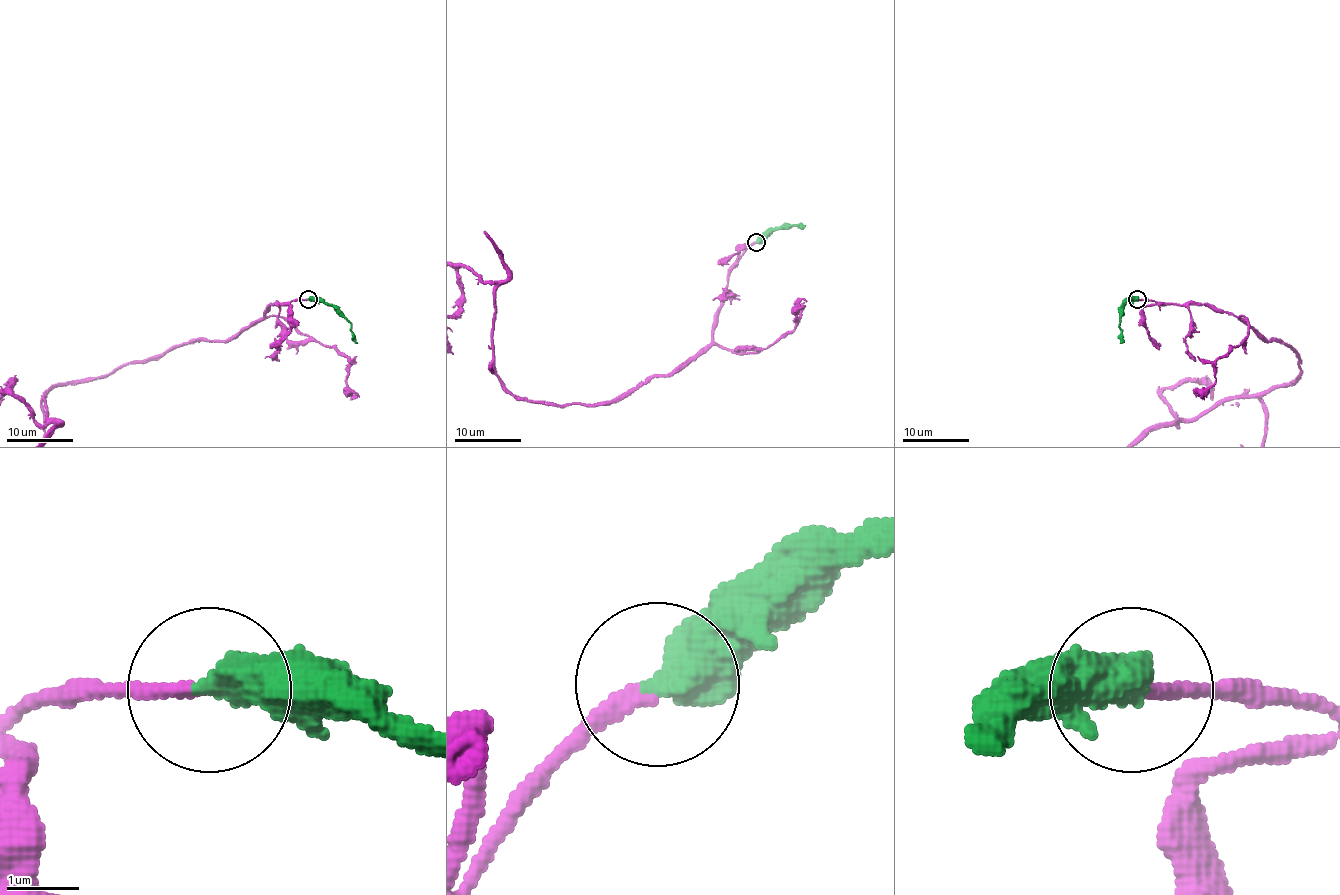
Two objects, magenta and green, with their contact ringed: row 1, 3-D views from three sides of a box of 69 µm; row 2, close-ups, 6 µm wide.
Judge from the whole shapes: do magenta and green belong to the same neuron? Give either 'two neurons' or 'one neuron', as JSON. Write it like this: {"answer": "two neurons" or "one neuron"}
{"answer": "one neuron"}

